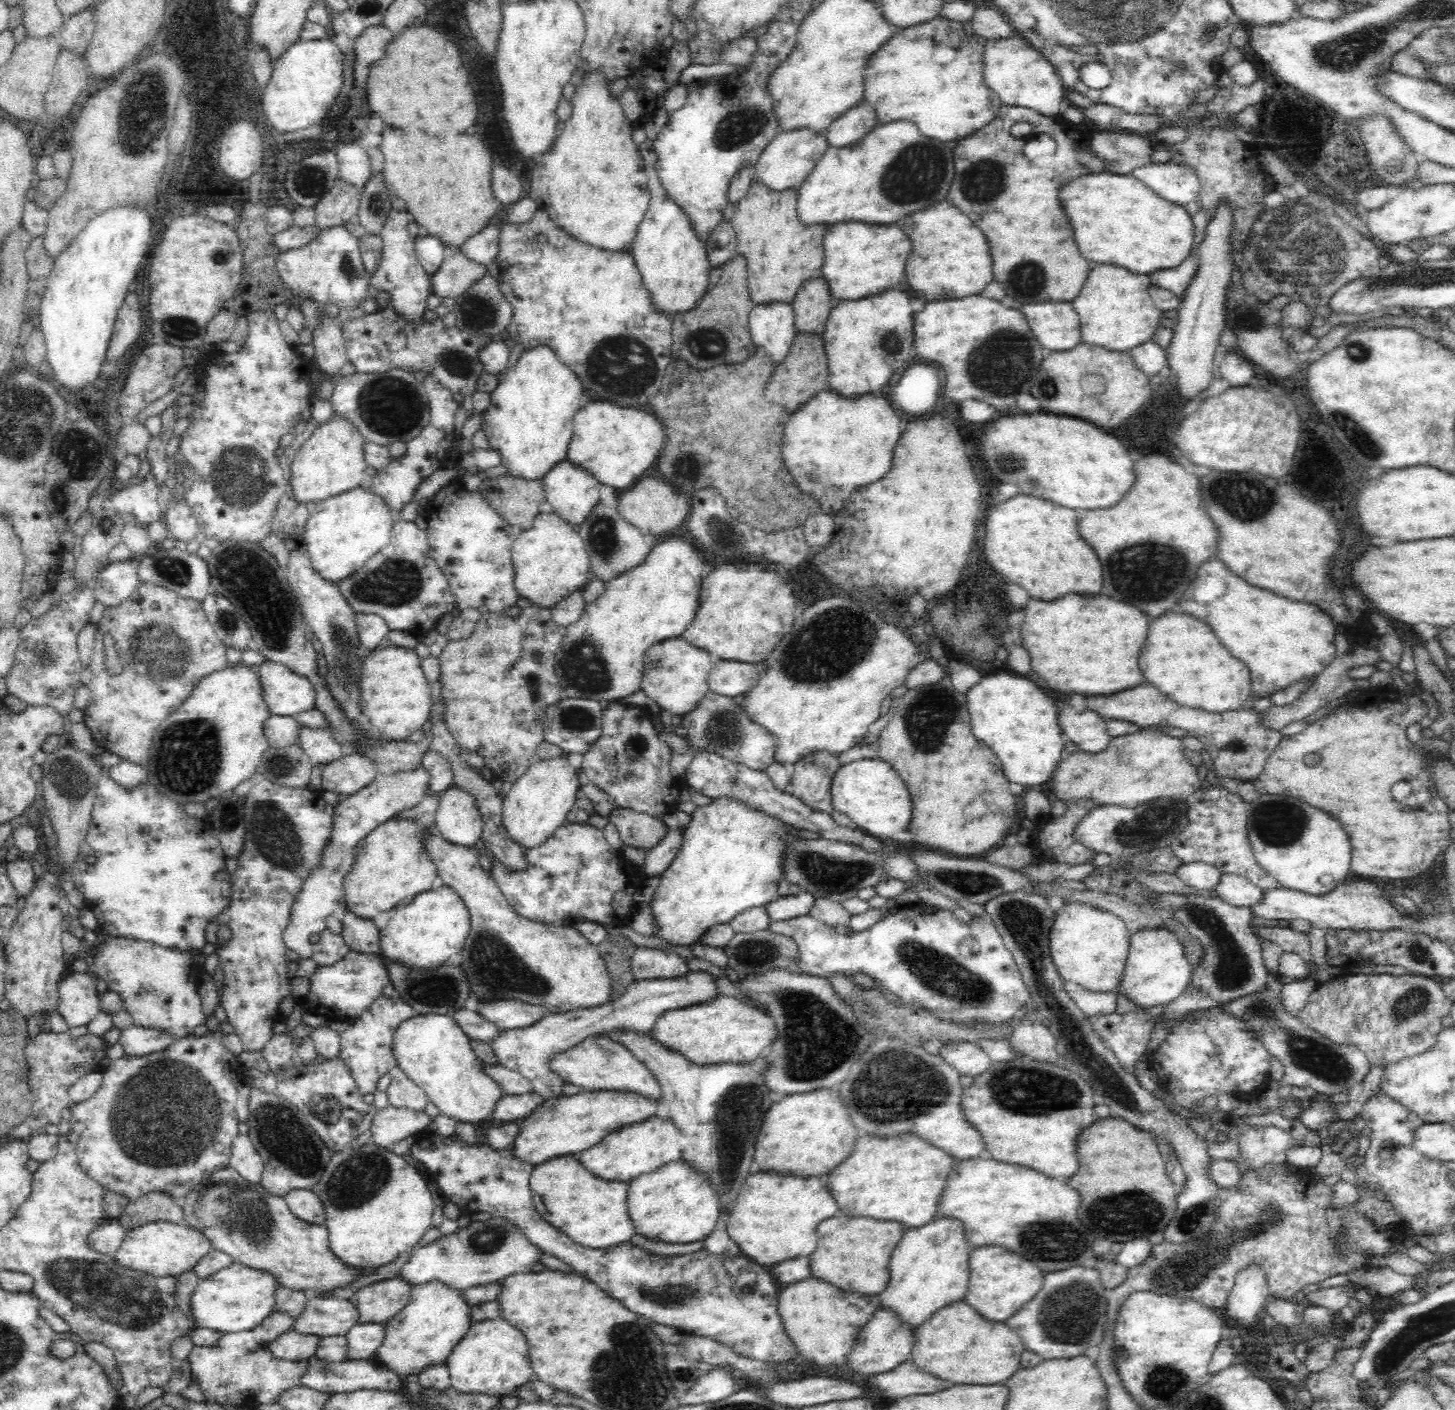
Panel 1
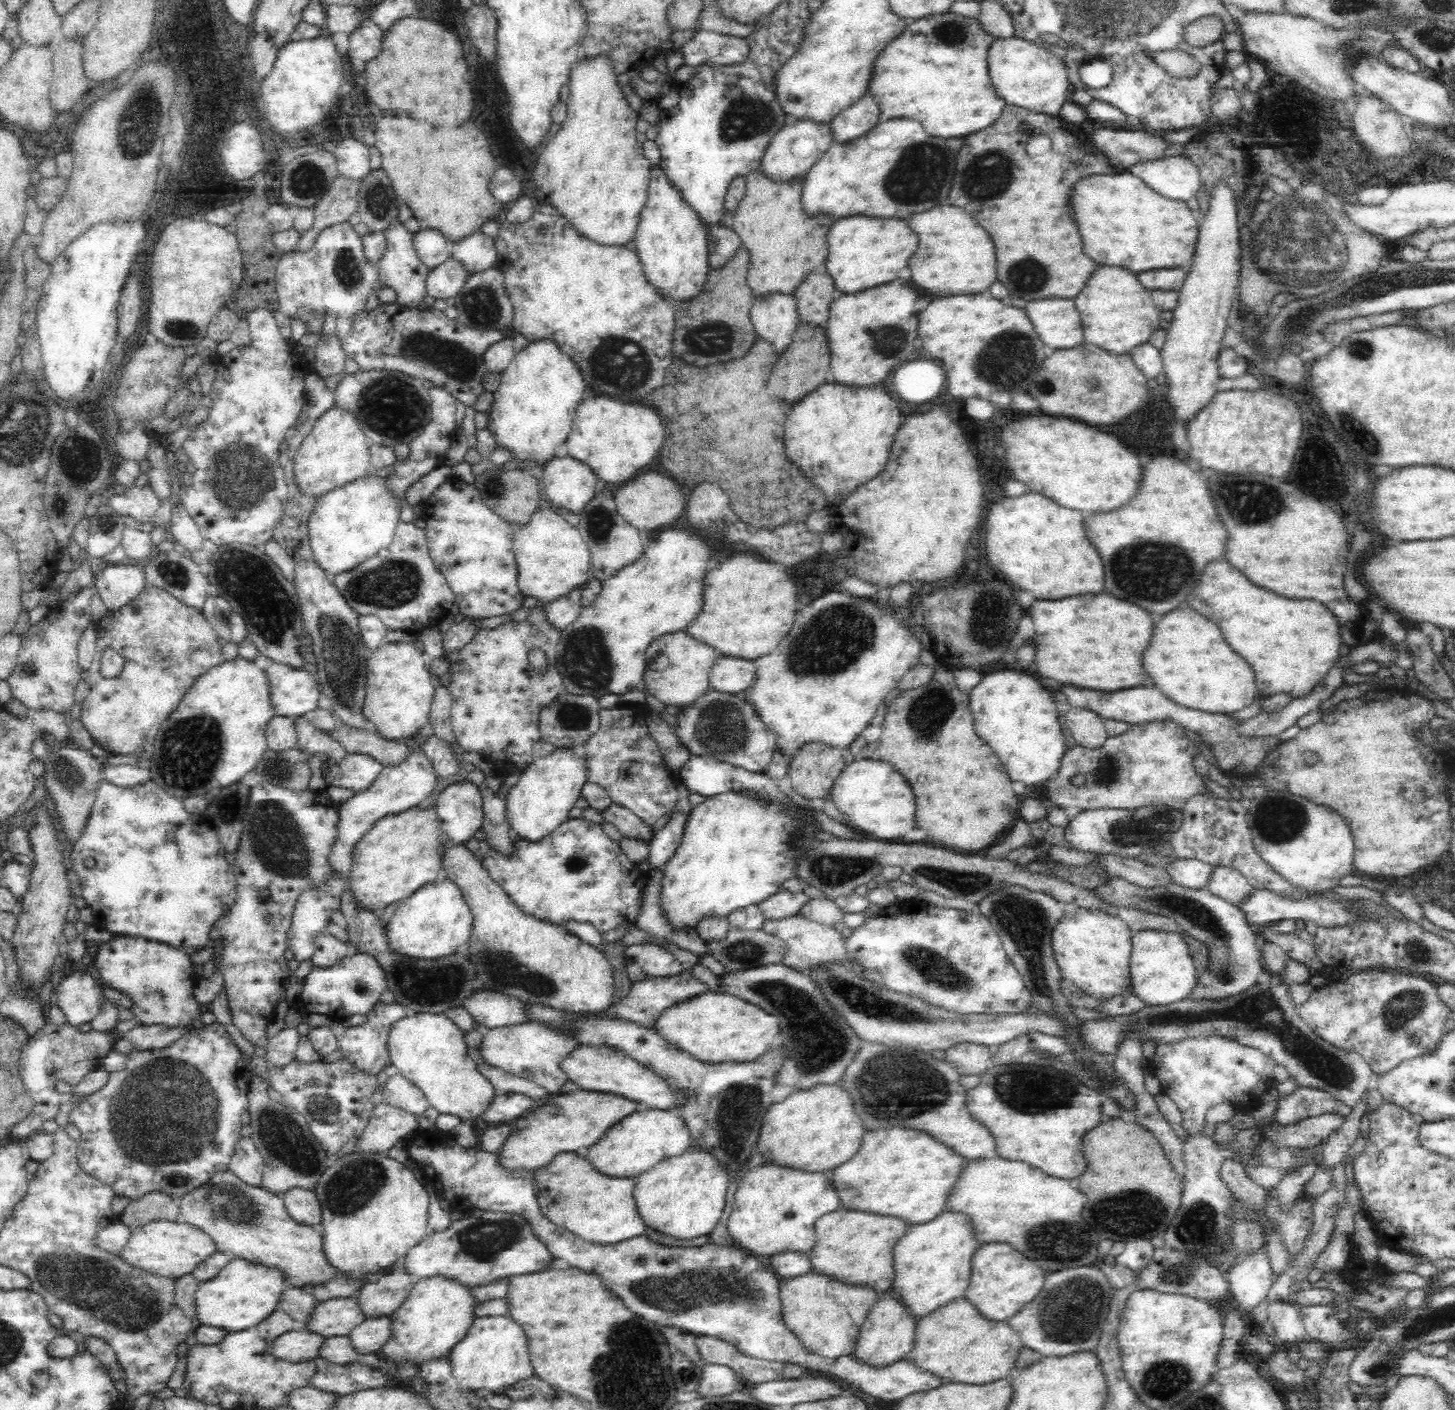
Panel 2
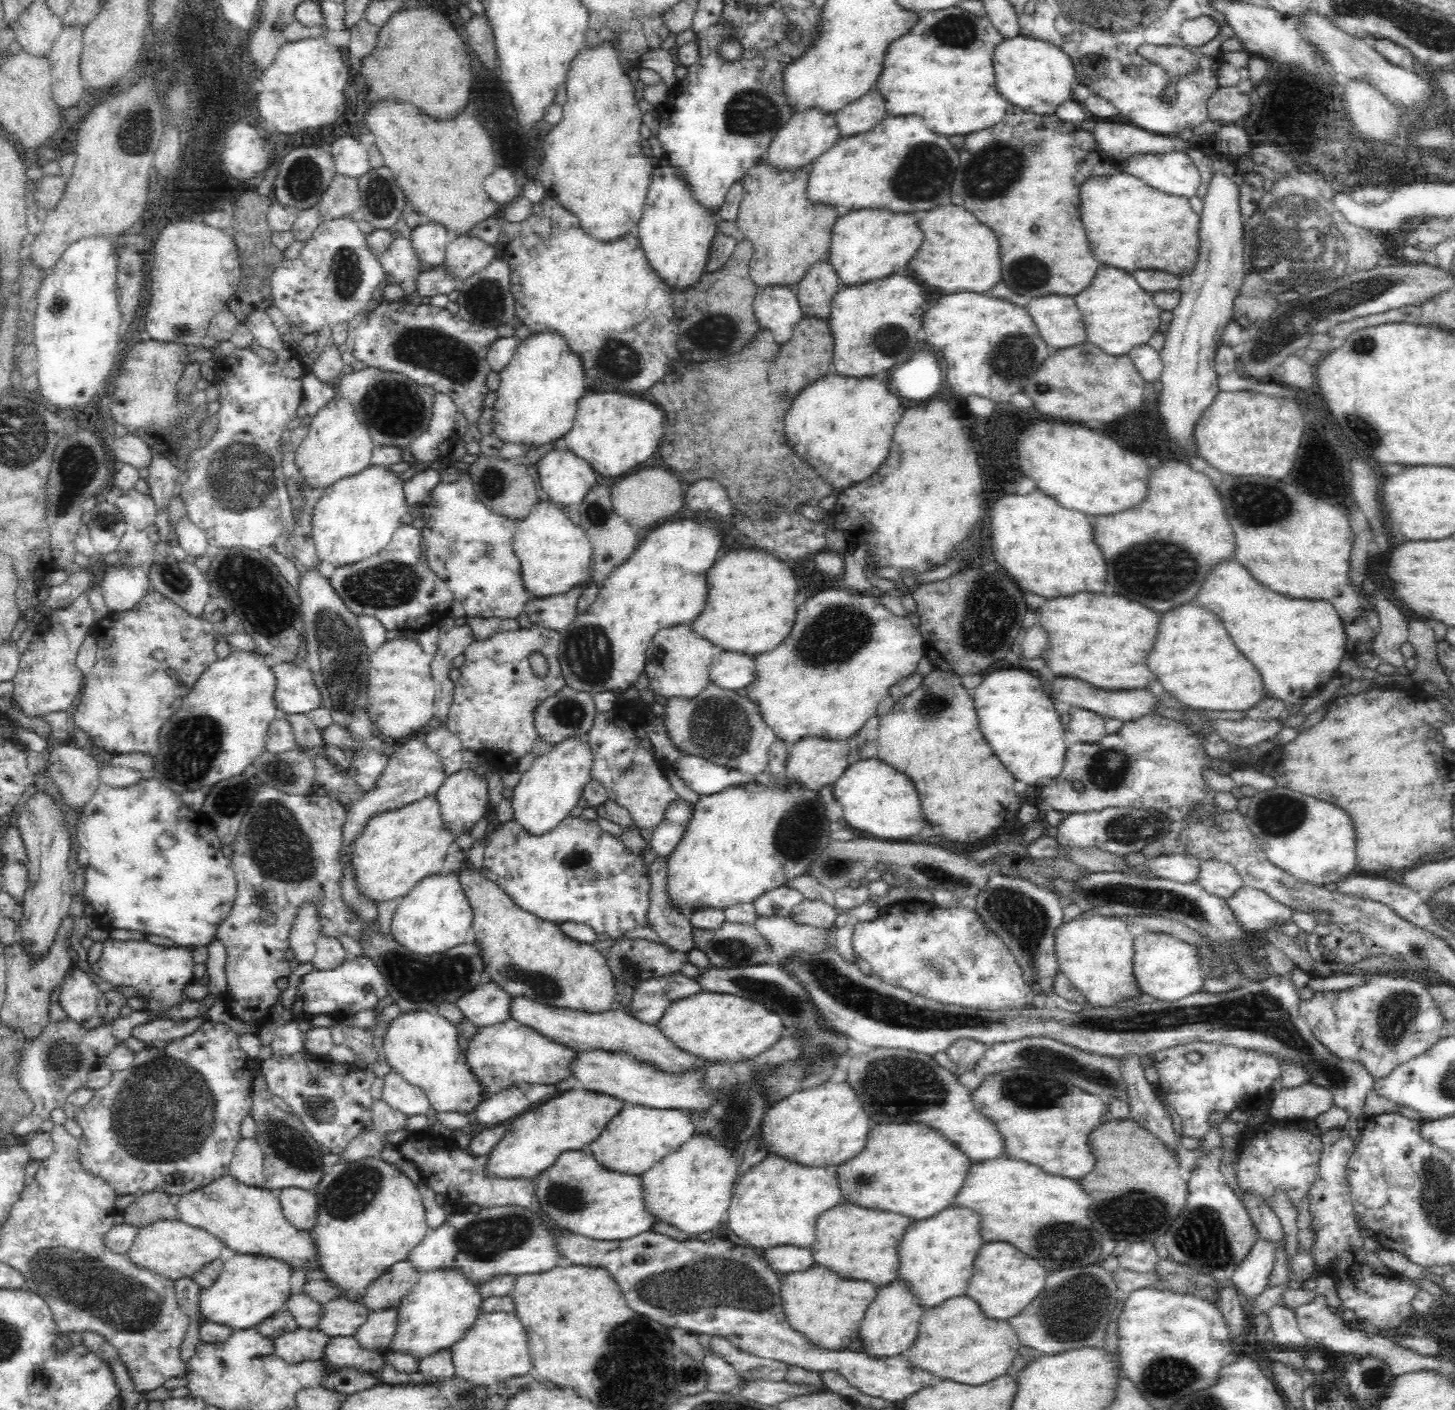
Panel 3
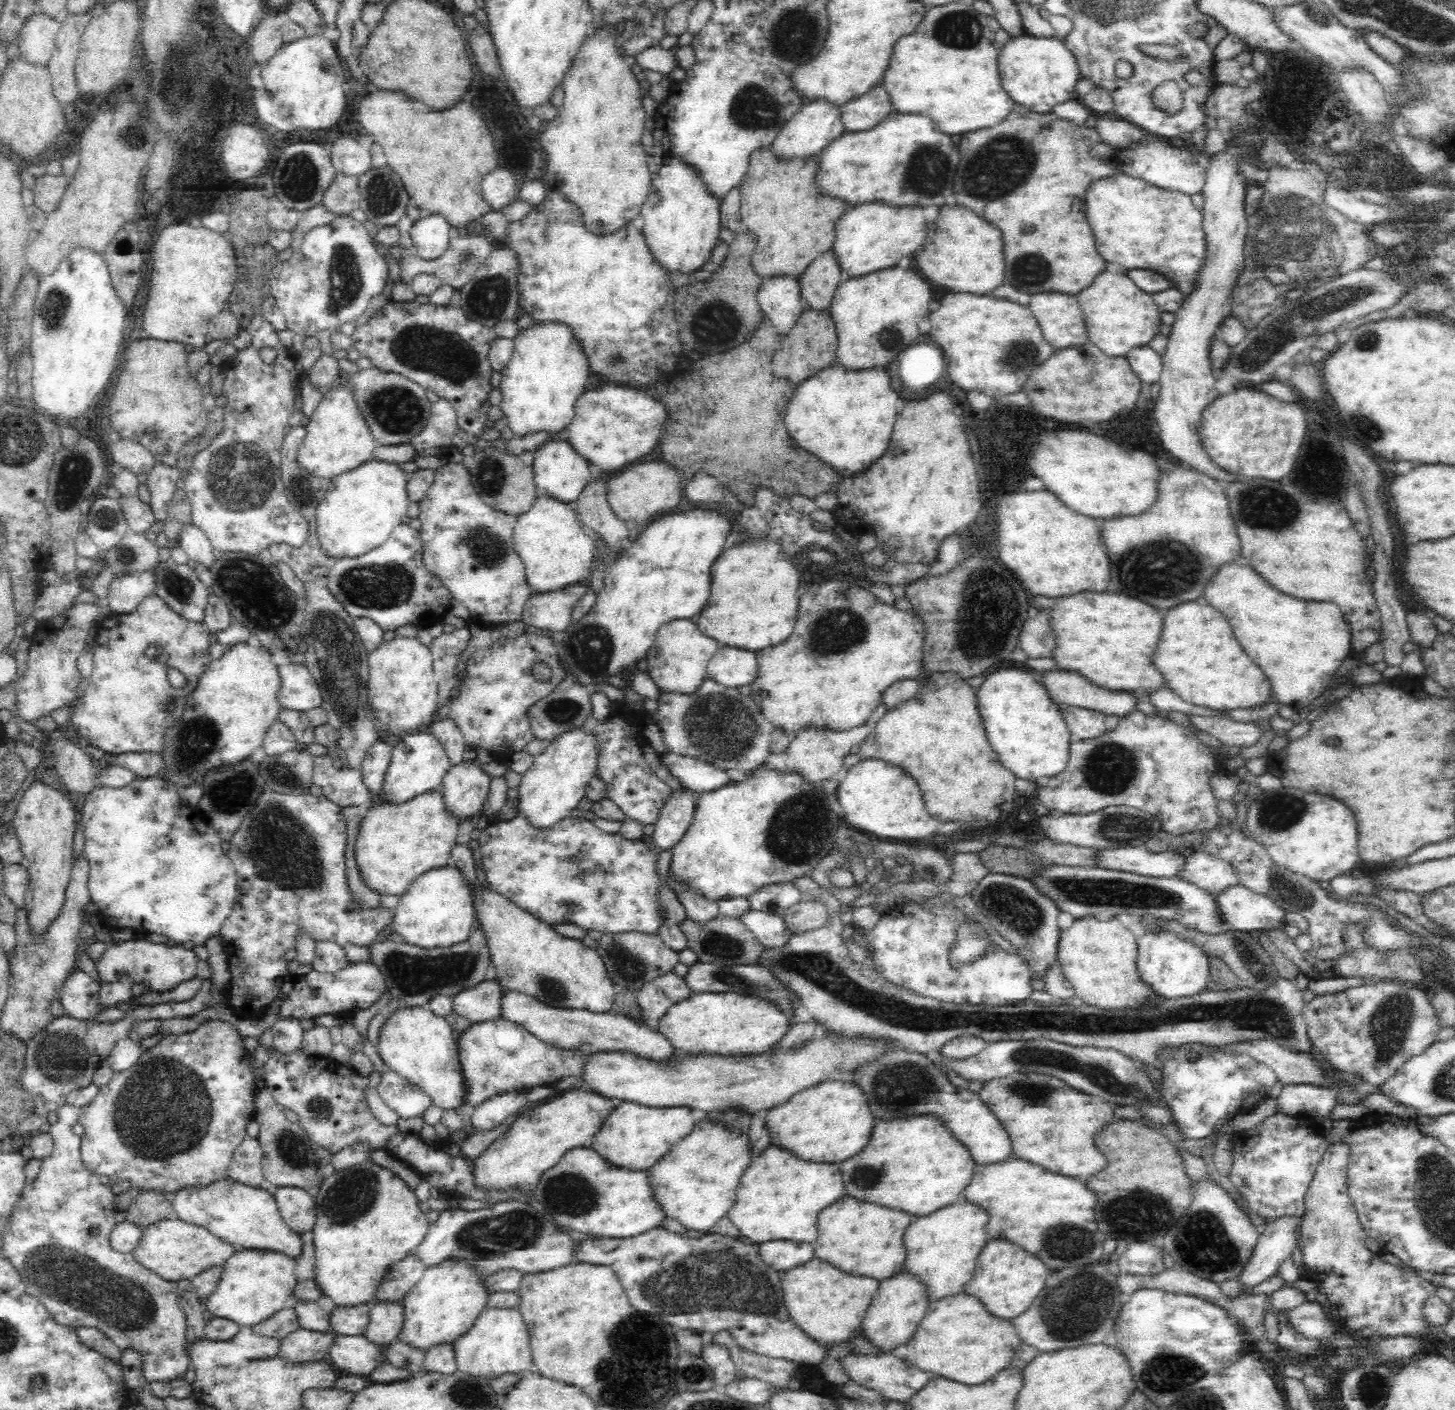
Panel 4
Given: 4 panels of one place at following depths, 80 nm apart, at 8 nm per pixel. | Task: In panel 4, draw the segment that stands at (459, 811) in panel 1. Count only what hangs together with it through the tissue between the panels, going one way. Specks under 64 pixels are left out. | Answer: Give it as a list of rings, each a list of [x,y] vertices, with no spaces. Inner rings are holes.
[[[476,760],[451,766],[440,786],[447,814],[458,820],[458,824],[480,816],[490,781],[491,776],[481,769]]]

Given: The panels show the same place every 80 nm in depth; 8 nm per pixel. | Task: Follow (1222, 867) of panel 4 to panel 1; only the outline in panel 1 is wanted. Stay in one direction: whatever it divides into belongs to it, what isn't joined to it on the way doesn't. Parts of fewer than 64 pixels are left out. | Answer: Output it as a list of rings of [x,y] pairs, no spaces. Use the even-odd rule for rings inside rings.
[[[1222,874],[1222,884],[1214,891],[1222,901],[1235,907],[1252,907],[1260,904],[1266,896],[1264,889],[1236,874]]]

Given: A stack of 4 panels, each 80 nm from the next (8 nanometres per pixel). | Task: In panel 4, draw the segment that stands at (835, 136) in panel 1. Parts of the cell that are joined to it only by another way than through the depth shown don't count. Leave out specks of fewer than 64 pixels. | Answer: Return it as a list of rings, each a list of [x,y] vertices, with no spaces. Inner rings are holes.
[[[879,85],[840,107],[844,132],[864,132],[874,128],[891,112],[889,95]]]

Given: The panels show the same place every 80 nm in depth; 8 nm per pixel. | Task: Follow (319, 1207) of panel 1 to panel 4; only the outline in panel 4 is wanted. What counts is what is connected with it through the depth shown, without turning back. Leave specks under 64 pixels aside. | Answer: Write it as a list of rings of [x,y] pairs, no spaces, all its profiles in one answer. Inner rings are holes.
[[[277,1188],[273,1191],[284,1222],[292,1230],[312,1232],[317,1217],[315,1195],[303,1188]]]

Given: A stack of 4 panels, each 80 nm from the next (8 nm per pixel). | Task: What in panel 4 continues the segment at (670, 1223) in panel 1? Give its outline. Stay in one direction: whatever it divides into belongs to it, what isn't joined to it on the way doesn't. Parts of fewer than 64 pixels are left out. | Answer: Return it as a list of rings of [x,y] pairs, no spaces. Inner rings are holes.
[[[707,1114],[705,1118],[695,1123],[692,1132],[684,1140],[674,1144],[670,1152],[647,1170],[647,1181],[652,1197],[665,1218],[677,1220],[691,1234],[706,1234],[720,1218],[727,1216],[728,1210],[732,1208],[739,1180],[751,1159],[746,1134],[728,1132],[721,1124],[711,1120]]]

